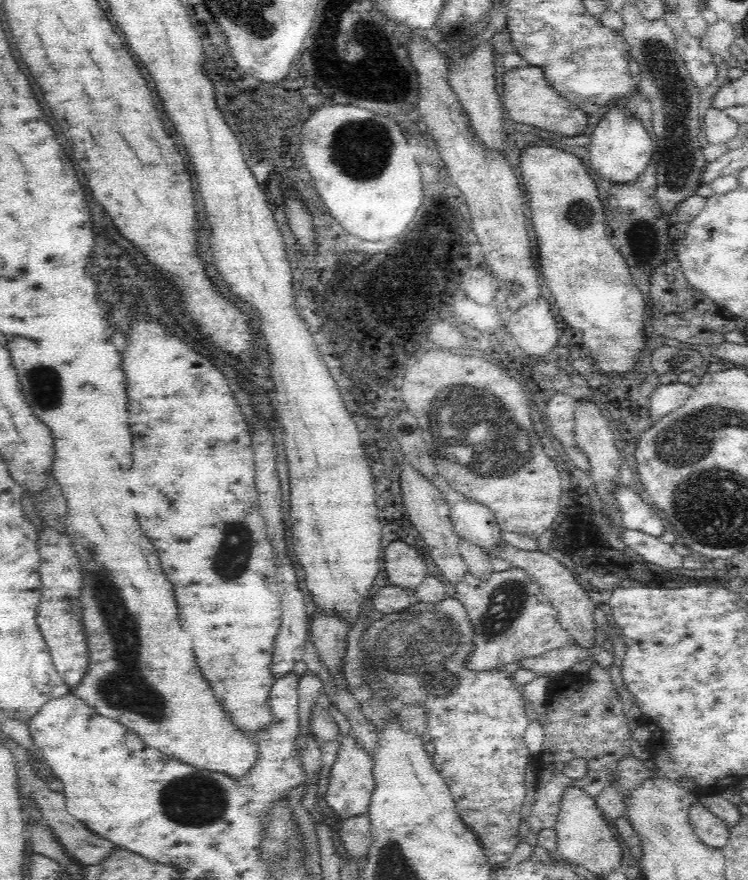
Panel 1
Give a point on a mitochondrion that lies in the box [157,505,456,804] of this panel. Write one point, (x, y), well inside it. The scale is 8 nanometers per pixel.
(233, 553)

